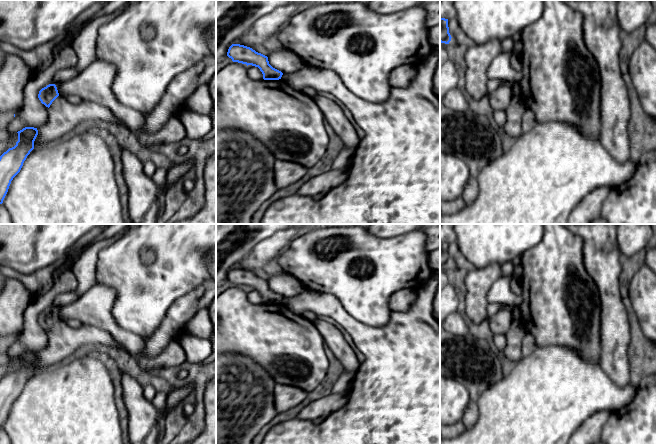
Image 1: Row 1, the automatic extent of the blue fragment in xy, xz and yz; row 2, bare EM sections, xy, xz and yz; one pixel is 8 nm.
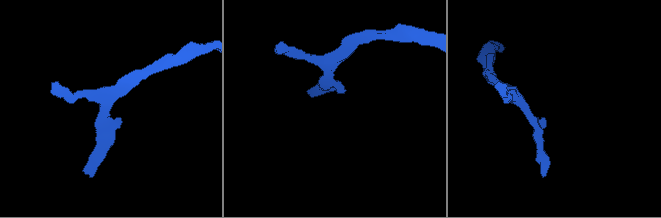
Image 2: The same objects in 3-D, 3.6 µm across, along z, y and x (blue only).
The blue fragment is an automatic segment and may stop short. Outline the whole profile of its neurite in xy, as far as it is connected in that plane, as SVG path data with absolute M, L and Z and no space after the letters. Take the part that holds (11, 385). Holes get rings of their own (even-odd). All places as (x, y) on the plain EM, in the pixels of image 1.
M25 351L17 357L16 369L0 380L0 428L3 427L11 405L20 396L27 380L34 373L38 354L34 351Z

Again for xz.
M232 268L227 276L227 280L232 283L233 286L252 289L258 291L263 298L264 304L279 304L283 297L273 292L268 285L268 281L256 276L250 271Z

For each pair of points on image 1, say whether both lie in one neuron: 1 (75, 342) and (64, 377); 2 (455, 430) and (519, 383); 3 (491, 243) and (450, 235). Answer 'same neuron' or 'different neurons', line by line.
1: different neurons
2: different neurons
3: different neurons

